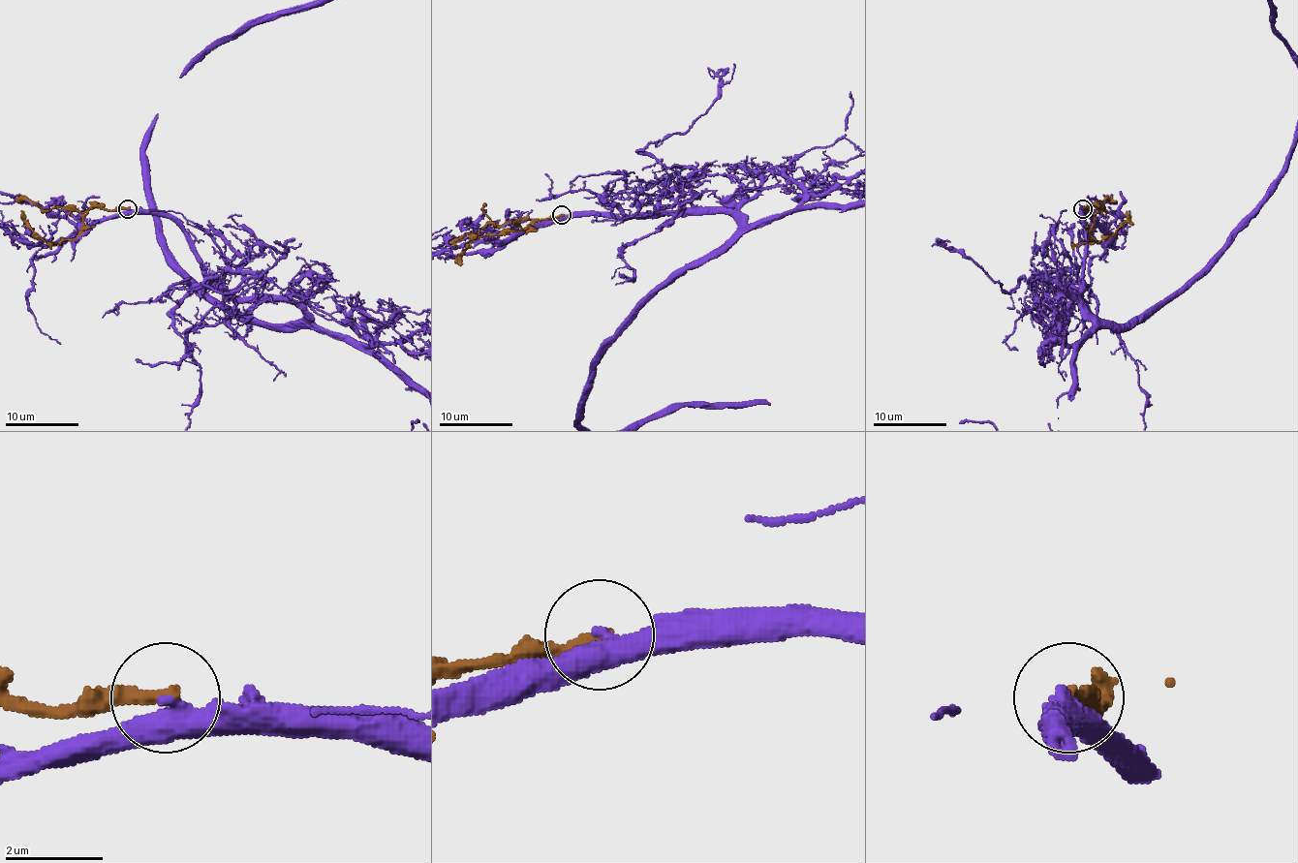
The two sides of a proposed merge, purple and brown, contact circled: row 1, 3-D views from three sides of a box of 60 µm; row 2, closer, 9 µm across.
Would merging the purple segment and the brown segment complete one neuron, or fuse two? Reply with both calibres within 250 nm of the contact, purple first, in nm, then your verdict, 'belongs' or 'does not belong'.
calibres 360 and 280 nm; does not belong

